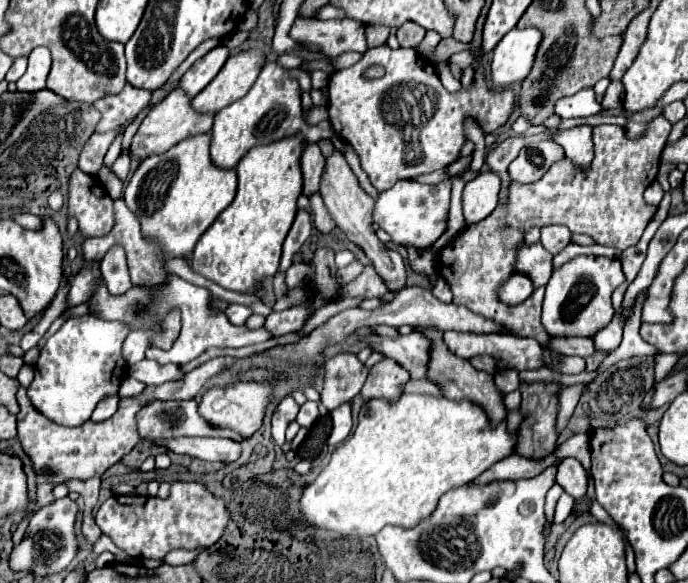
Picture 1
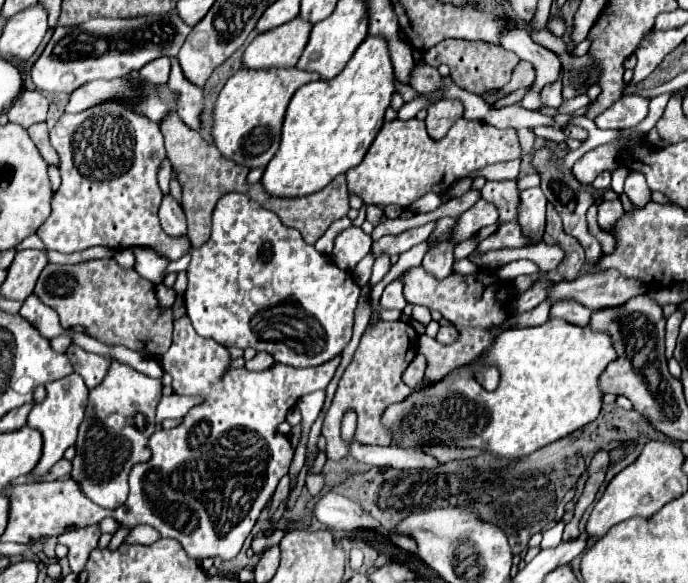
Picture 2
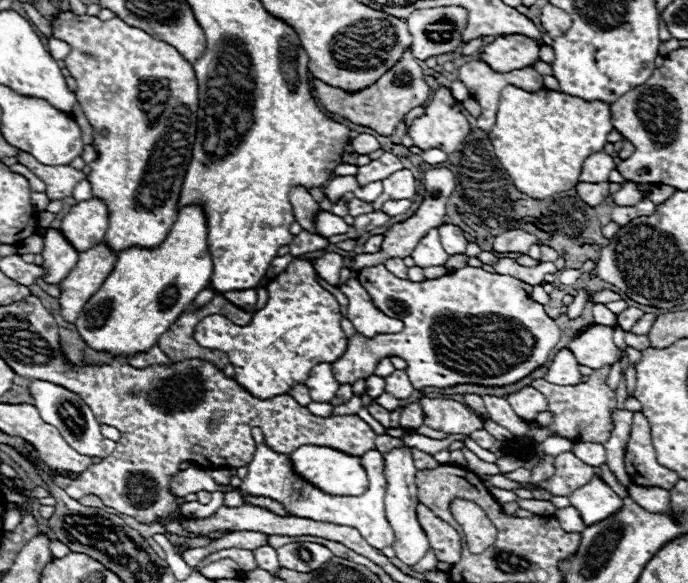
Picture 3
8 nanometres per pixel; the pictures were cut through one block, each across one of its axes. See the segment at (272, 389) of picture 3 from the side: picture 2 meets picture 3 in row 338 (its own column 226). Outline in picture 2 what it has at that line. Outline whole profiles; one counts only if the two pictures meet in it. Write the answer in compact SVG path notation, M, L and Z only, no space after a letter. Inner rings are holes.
M226 194L218 200L216 210L214 210L214 222L212 222L212 236L208 238L206 244L202 244L200 248L194 248L192 252L192 260L186 268L188 274L188 288L184 292L184 300L186 300L186 310L188 310L188 318L192 320L194 330L202 336L202 338L212 338L218 344L226 346L226 348L254 348L254 350L262 350L274 356L276 362L286 364L286 366L294 366L294 368L304 368L304 366L320 366L328 360L332 360L334 356L338 356L344 346L350 342L352 338L352 326L354 326L354 310L360 298L360 288L354 284L354 280L348 280L348 274L344 270L340 270L338 266L334 266L326 256L322 256L320 252L316 252L314 246L306 244L304 238L300 236L298 230L284 226L278 216L266 208L260 208L254 200L250 200L244 194Z

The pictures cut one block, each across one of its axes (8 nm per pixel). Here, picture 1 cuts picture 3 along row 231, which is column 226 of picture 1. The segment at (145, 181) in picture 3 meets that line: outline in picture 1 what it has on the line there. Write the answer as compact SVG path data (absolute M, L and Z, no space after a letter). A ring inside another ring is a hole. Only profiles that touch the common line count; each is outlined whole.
M268 62L254 86L248 90L248 94L232 106L226 106L214 116L214 126L210 130L210 158L214 166L218 168L234 168L240 158L254 146L260 144L272 144L276 140L282 140L286 136L298 136L302 134L309 142L318 142L320 138L332 138L334 128L329 120L322 121L317 125L306 126L302 118L302 106L300 106L300 88L296 80L292 80L282 66L276 62Z

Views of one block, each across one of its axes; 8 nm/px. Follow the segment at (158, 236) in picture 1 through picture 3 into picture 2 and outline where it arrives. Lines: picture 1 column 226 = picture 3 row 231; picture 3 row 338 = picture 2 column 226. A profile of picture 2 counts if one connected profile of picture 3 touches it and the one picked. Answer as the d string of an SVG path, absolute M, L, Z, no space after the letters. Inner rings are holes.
M298 68L238 70L222 88L214 108L212 136L220 154L248 168L266 166L276 154L276 148L280 146L280 128L290 98L300 86L318 78L320 76L316 72L306 72Z

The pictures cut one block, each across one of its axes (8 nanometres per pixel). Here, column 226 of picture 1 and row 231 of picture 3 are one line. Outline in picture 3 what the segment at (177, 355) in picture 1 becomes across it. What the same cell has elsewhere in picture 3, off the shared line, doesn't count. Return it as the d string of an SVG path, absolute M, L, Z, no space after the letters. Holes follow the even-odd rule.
M320 210L318 216L316 216L316 230L318 230L318 234L322 234L324 238L330 238L330 236L346 234L346 232L348 232L348 224L346 224L340 216L334 216L334 214L330 214L330 212Z

